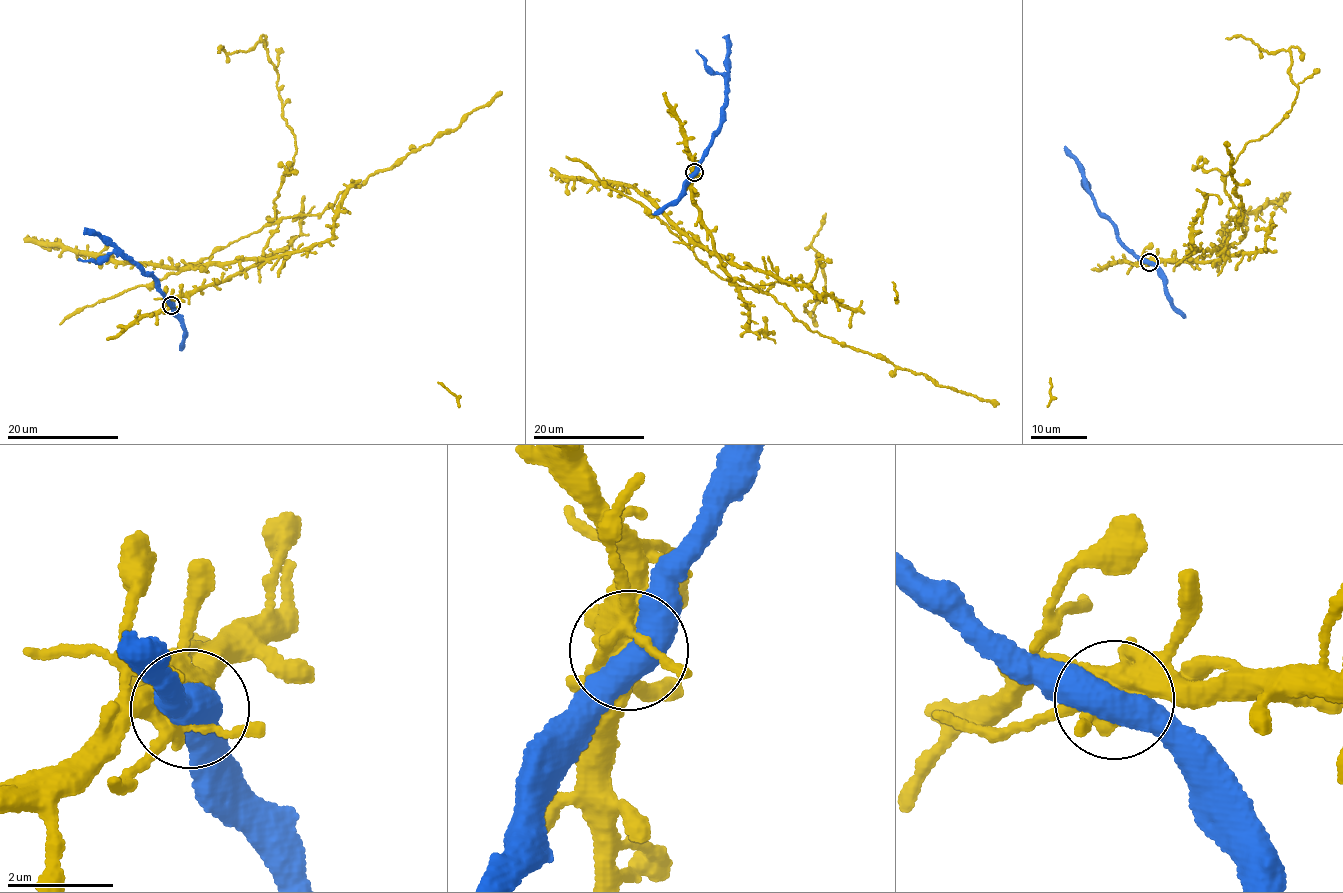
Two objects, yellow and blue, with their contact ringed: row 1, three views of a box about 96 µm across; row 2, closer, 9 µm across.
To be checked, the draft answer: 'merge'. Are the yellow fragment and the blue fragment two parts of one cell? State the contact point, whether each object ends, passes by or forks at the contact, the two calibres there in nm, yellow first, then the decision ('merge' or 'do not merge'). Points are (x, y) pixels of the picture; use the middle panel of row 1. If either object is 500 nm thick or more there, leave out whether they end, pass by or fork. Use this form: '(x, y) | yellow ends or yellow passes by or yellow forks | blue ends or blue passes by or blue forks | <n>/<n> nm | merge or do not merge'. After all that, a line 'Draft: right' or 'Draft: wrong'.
(694, 172) | 480/500 nm | do not merge
Draft: wrong

